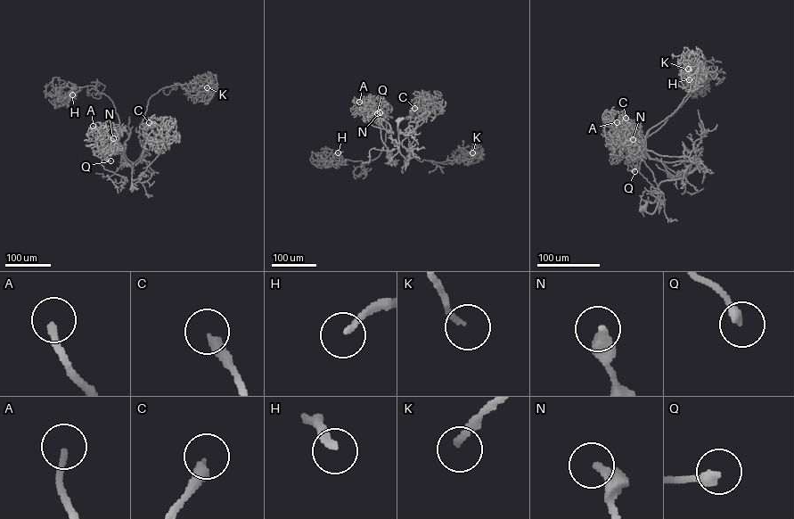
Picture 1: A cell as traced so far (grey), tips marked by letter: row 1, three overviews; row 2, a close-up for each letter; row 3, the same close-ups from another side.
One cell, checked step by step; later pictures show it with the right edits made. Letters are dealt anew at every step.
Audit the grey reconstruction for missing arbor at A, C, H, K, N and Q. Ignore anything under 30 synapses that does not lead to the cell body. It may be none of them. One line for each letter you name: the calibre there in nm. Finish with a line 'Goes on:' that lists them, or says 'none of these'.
C: Thickness 340 nm
H: Thickness 220 nm
Goes on: C, H

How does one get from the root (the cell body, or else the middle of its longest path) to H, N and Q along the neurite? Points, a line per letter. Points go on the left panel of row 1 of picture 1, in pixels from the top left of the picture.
H: (132, 186), (133, 163), (113, 151), (120, 130), (112, 102), (92, 86), (76, 86), (72, 94)
N: (132, 186), (133, 163), (122, 152), (115, 153), (118, 139), (115, 143), (113, 138)
Q: (132, 186), (133, 163), (122, 152), (115, 154), (108, 149), (102, 149), (101, 156), (110, 160)

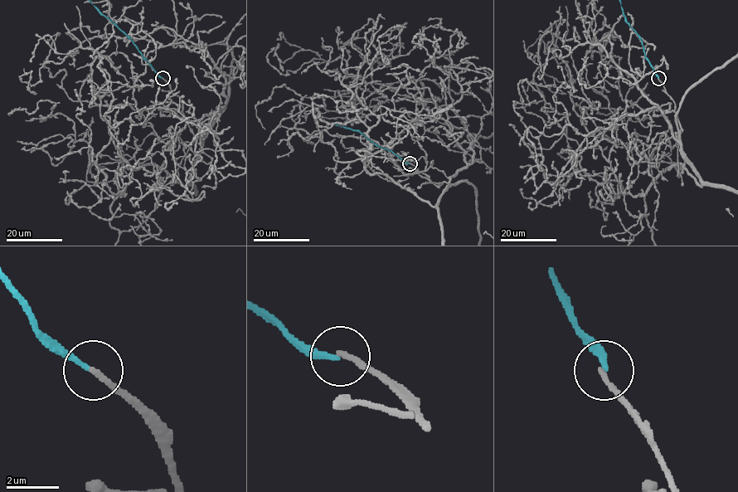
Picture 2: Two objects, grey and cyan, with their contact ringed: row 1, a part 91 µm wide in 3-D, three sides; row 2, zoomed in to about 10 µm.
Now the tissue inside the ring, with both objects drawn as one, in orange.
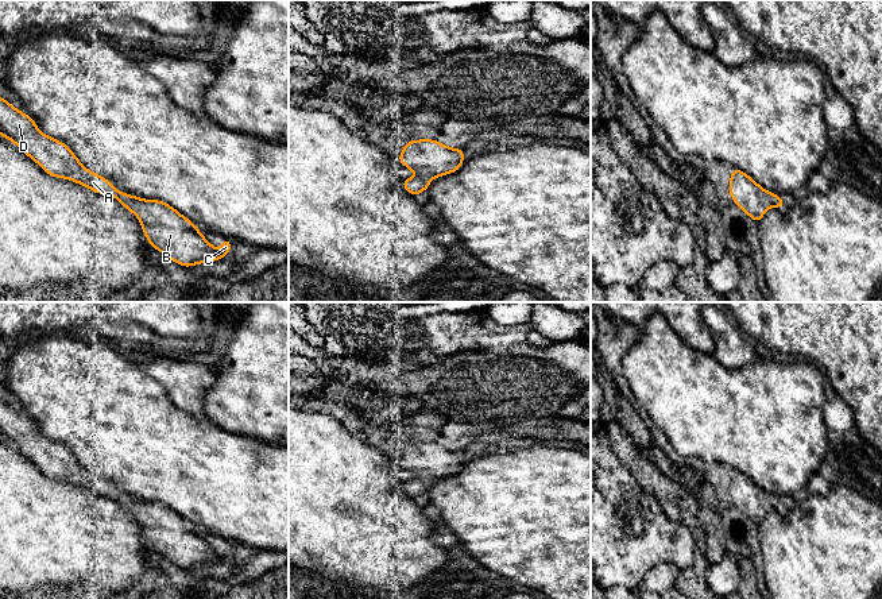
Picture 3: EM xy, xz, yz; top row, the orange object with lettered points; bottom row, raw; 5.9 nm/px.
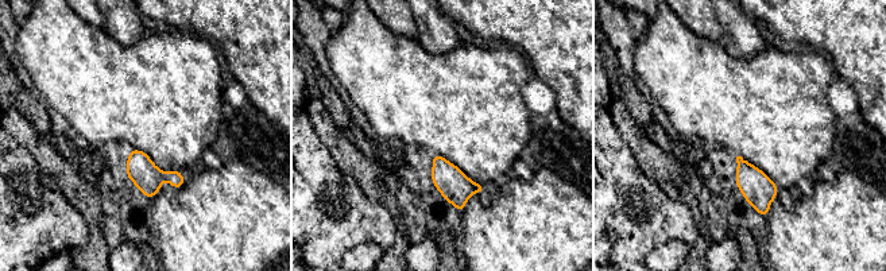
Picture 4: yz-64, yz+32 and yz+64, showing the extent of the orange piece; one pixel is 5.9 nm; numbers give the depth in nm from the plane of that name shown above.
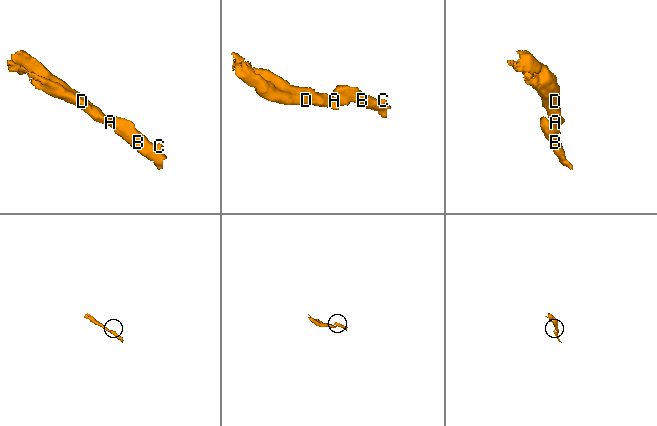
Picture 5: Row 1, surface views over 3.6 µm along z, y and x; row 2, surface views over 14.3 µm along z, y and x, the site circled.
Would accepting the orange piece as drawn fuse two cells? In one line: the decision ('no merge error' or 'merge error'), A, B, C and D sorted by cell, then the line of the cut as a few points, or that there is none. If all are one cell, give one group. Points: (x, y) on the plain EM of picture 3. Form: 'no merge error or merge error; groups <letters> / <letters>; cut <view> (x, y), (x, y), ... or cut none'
no merge error; groups A B C D; cut none

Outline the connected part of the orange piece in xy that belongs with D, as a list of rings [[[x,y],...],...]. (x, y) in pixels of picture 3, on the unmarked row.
[[[0,399],[0,437],[13,444],[26,457],[28,457],[32,463],[35,463],[49,478],[74,483],[82,488],[94,492],[98,496],[105,496],[108,499],[115,499],[116,502],[119,502],[124,510],[131,513],[140,522],[143,536],[146,537],[150,548],[165,556],[167,560],[170,560],[173,564],[178,565],[179,568],[190,569],[205,564],[214,564],[217,561],[223,563],[224,559],[229,556],[232,550],[232,542],[225,540],[221,545],[221,550],[216,553],[214,549],[202,538],[200,532],[173,509],[159,502],[143,502],[123,494],[117,494],[108,482],[89,474],[63,444],[59,444],[40,434],[31,418],[22,416],[18,410],[11,407],[7,402],[1,399]]]

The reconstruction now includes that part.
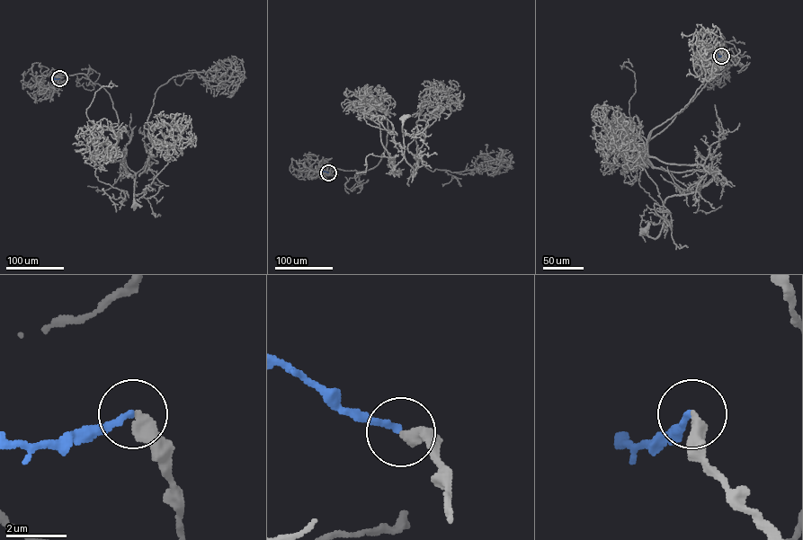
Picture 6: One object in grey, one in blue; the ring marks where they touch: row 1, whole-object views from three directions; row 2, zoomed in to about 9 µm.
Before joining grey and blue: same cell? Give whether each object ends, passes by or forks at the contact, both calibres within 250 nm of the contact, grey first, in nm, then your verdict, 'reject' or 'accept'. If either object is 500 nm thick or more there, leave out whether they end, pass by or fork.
grey ends | blue ends | 440/190 nm | accept

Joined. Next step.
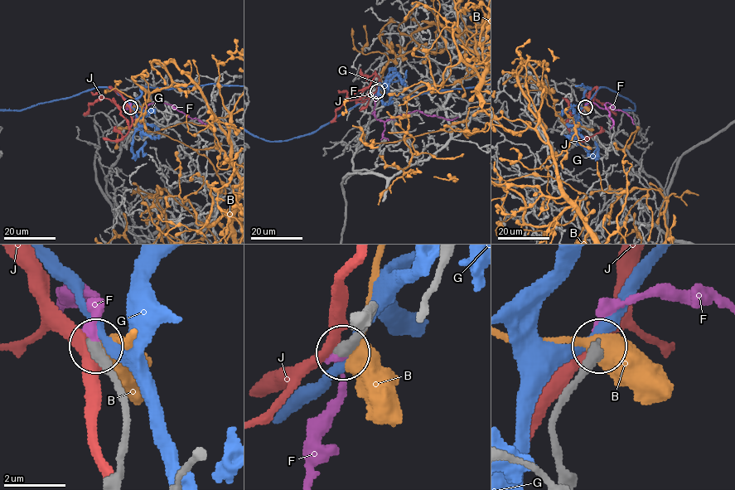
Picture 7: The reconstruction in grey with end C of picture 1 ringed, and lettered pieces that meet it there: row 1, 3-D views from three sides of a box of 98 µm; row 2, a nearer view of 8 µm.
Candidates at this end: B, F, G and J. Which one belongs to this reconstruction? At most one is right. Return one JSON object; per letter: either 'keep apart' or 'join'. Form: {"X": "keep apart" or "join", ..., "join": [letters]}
{"B": "keep apart", "F": "join", "G": "keep apart", "J": "keep apart", "join": ["F"]}

